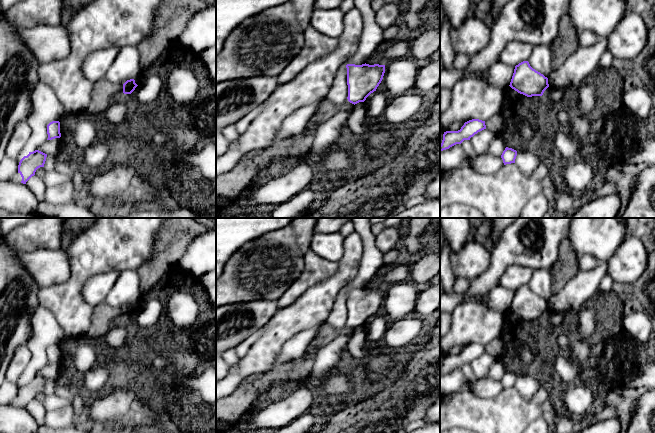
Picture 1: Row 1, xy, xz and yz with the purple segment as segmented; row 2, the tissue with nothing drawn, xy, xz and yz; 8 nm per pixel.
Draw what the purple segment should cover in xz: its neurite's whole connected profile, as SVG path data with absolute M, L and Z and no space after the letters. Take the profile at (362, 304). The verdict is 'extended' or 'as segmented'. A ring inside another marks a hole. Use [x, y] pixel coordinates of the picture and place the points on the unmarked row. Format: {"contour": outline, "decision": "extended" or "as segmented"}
{"contour": "M347 288L348 325L352 328L364 326L366 322L376 315L381 307L385 289L355 289Z", "decision": "as segmented"}

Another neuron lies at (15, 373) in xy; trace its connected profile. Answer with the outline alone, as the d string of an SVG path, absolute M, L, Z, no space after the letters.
M27 344L19 346L13 354L9 367L6 371L6 380L12 383L21 384L31 358L32 353Z

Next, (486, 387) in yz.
M489 377L477 379L473 384L470 385L468 391L475 393L481 398L491 398L498 395L504 390L501 381L493 380Z

